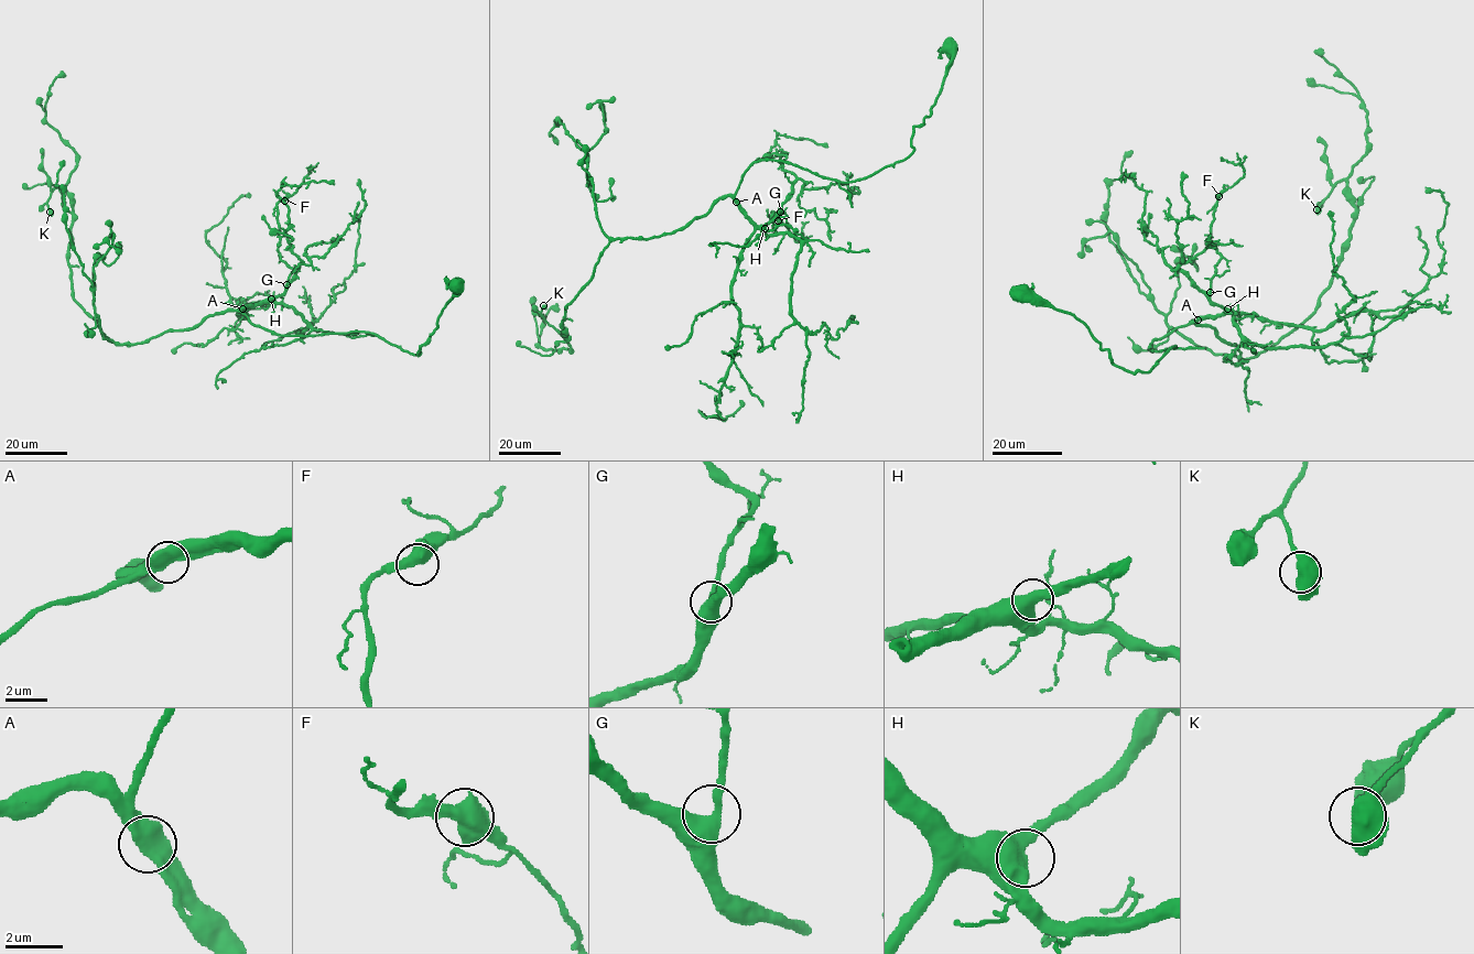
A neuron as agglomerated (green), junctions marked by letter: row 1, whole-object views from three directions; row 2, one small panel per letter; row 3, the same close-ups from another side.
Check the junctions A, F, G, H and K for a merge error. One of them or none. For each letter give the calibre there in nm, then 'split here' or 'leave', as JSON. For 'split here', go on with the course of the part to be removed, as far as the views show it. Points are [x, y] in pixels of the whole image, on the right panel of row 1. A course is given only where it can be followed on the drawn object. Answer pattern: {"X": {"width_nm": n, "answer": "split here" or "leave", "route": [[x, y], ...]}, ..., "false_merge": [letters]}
{"A": {"width_nm": 600, "answer": "leave"}, "F": {"width_nm": 600, "answer": "leave"}, "G": {"width_nm": 480, "answer": "leave"}, "H": {"width_nm": 600, "answer": "leave"}, "K": {"width_nm": 650, "answer": "leave"}, "false_merge": []}

